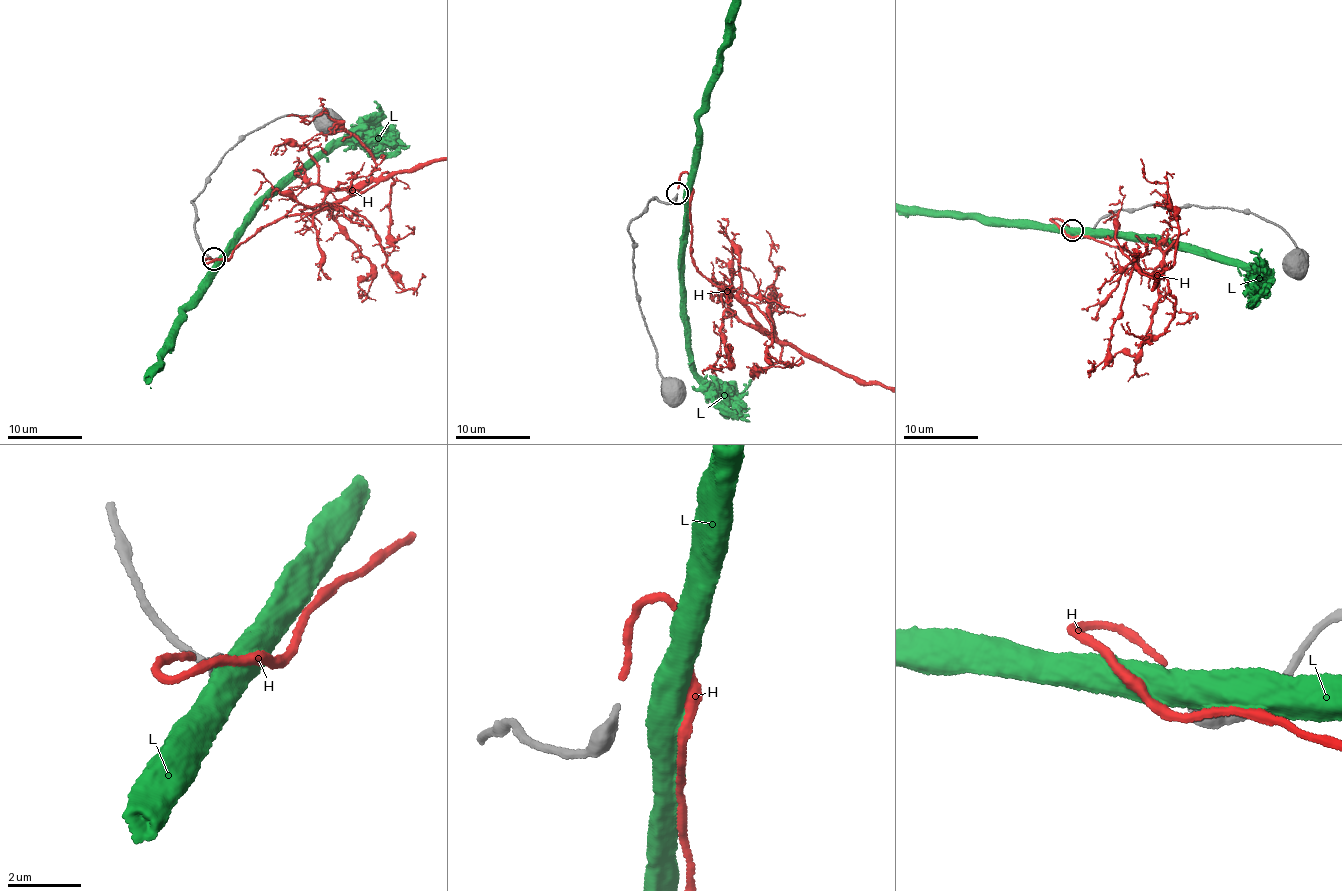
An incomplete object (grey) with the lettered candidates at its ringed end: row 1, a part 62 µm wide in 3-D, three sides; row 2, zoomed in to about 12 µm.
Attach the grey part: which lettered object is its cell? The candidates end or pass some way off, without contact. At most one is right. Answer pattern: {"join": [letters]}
{"join": ["H"]}

